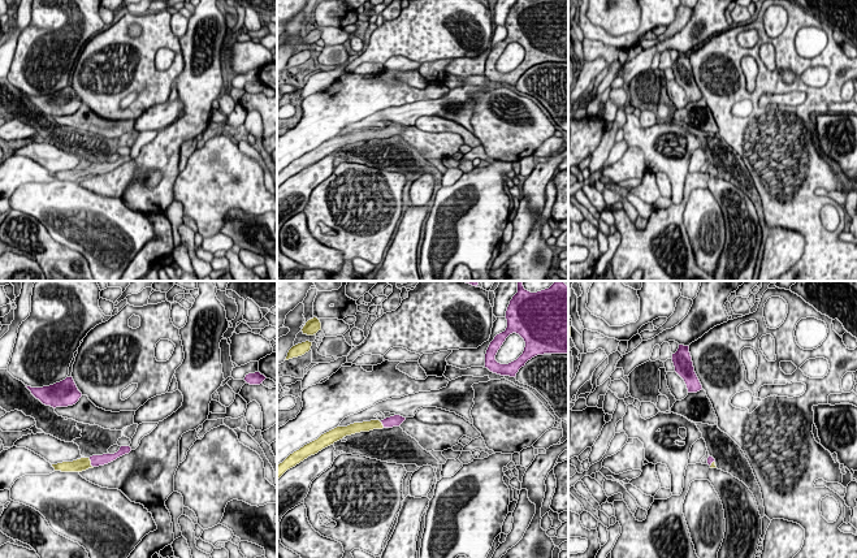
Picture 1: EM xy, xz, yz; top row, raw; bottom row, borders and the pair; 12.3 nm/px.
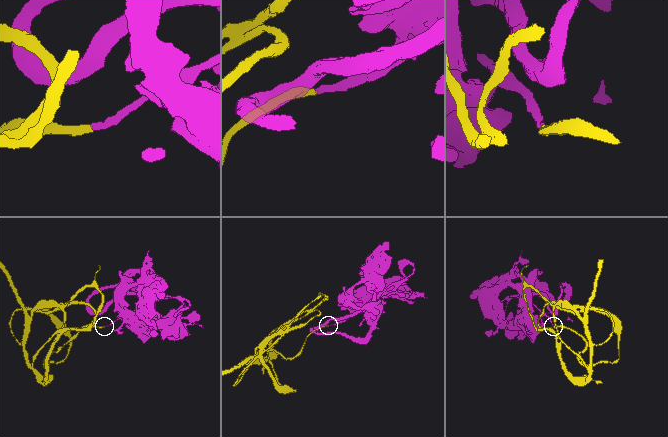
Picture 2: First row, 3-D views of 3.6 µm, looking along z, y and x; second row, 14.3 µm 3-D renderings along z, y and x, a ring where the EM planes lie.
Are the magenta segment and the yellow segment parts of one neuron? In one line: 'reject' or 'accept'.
accept

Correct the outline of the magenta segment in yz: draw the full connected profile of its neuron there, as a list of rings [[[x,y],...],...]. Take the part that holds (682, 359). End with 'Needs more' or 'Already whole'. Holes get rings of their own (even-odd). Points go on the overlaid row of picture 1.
[[[679,345],[679,349],[672,354],[675,372],[684,380],[688,393],[702,390],[702,385],[694,372],[689,346]]]. Already whole

